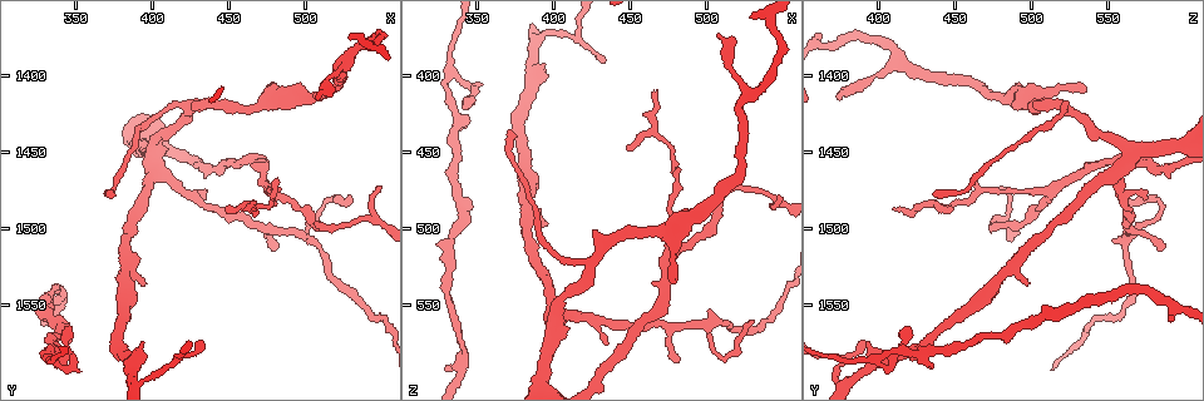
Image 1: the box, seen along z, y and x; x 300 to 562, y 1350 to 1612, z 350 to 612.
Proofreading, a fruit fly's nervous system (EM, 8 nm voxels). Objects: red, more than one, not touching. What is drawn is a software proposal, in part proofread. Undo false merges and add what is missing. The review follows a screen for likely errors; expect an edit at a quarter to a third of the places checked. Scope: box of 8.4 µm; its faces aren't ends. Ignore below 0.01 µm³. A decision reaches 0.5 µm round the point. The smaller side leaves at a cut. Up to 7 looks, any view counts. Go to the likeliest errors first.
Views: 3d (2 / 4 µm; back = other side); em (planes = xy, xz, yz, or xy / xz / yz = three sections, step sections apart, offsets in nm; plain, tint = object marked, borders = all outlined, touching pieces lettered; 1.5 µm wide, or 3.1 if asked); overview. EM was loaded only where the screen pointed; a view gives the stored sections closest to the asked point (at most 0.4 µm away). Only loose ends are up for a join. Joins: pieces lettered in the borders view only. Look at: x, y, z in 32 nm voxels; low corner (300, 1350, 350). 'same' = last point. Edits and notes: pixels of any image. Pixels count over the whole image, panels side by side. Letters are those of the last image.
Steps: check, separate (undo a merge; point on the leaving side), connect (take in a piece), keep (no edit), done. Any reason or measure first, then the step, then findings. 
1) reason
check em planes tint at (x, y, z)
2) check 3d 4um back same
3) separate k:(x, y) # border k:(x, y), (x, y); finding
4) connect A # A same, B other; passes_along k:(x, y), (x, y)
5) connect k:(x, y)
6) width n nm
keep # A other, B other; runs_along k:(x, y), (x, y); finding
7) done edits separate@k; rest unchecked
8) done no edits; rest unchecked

sharp bend
check em planes borders at (330, 1582, 402)

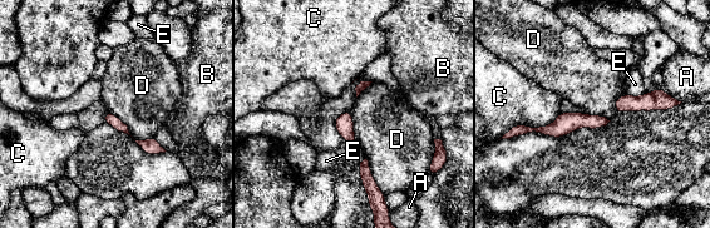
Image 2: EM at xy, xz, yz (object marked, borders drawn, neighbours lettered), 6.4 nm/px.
keep # A other, B other, C other, D other, E other; border 2:(108, 110), (136, 139), (153, 137); continuous, no second neuron

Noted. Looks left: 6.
abrupt turn
check em planes tint at (494, 1504, 564)

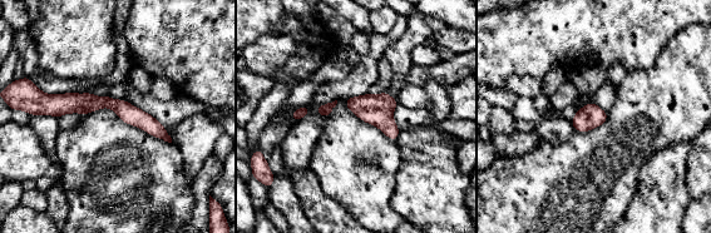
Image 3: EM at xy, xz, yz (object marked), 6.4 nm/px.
check em planes borders same

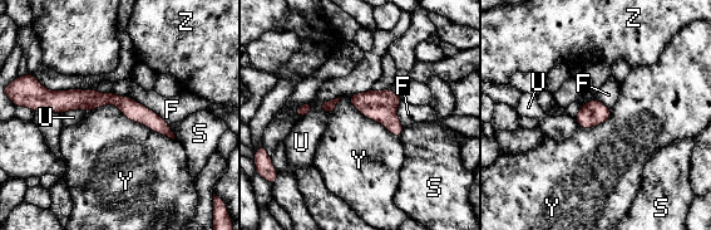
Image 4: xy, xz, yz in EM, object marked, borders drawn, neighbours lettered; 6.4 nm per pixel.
keep # F other, S other, U other, Y other, Z other; runs_along 4:(44, 107), (115, 99), (171, 135); continuous, no second neuron

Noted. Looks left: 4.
an open end
check em yz step 4 borders at (468, 1486, 408)

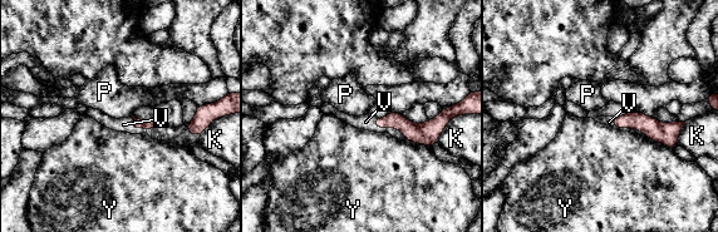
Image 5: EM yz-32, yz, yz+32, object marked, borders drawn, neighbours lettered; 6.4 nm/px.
connect V # K other, P other, V same, Y other; the neuron continues

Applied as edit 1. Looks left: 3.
done edits connect@5; rest unchecked

